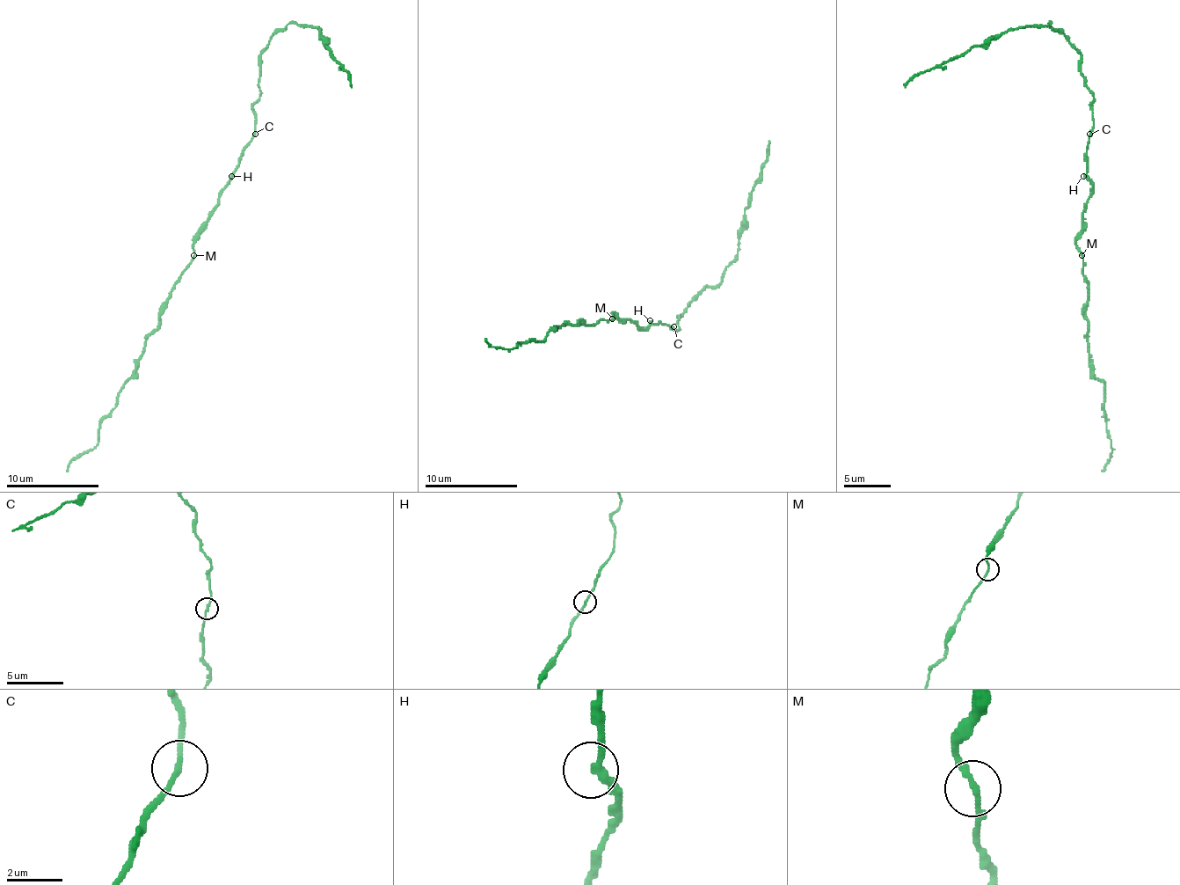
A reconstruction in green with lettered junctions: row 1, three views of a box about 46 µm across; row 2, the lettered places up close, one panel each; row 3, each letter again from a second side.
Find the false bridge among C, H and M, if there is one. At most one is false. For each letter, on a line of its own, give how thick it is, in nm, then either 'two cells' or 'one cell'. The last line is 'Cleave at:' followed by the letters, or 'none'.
C: 200 nm thick; one cell
H: 260 nm thick; one cell
M: 200 nm thick; one cell
Cleave at: none

